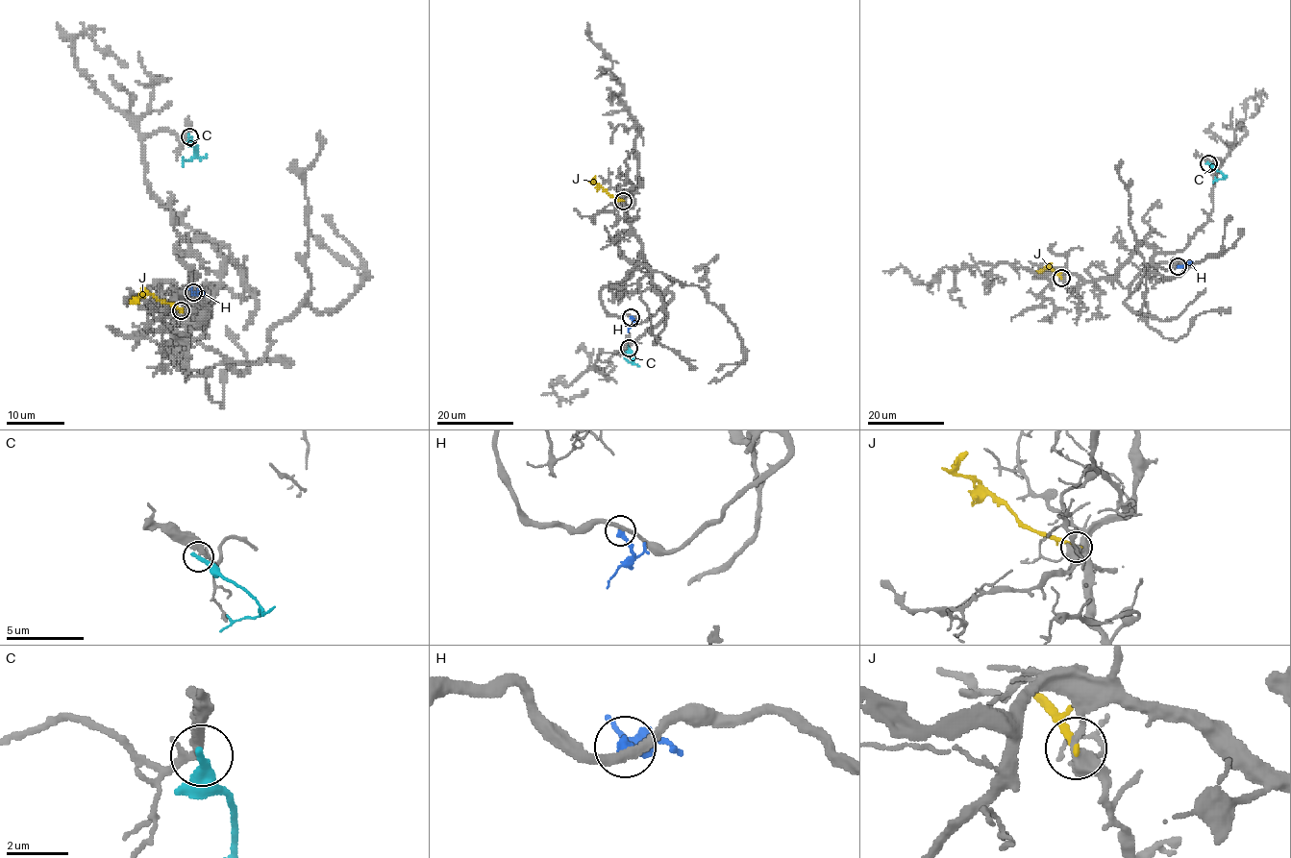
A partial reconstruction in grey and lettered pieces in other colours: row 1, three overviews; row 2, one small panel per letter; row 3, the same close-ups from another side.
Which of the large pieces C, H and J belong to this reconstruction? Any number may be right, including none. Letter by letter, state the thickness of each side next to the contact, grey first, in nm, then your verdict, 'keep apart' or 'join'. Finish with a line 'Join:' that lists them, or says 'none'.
C: calibres 240 and 320 nm; keep apart
H: calibres 280 and 360 nm; keep apart
J: calibres 320 and 240 nm; keep apart
Join: none

